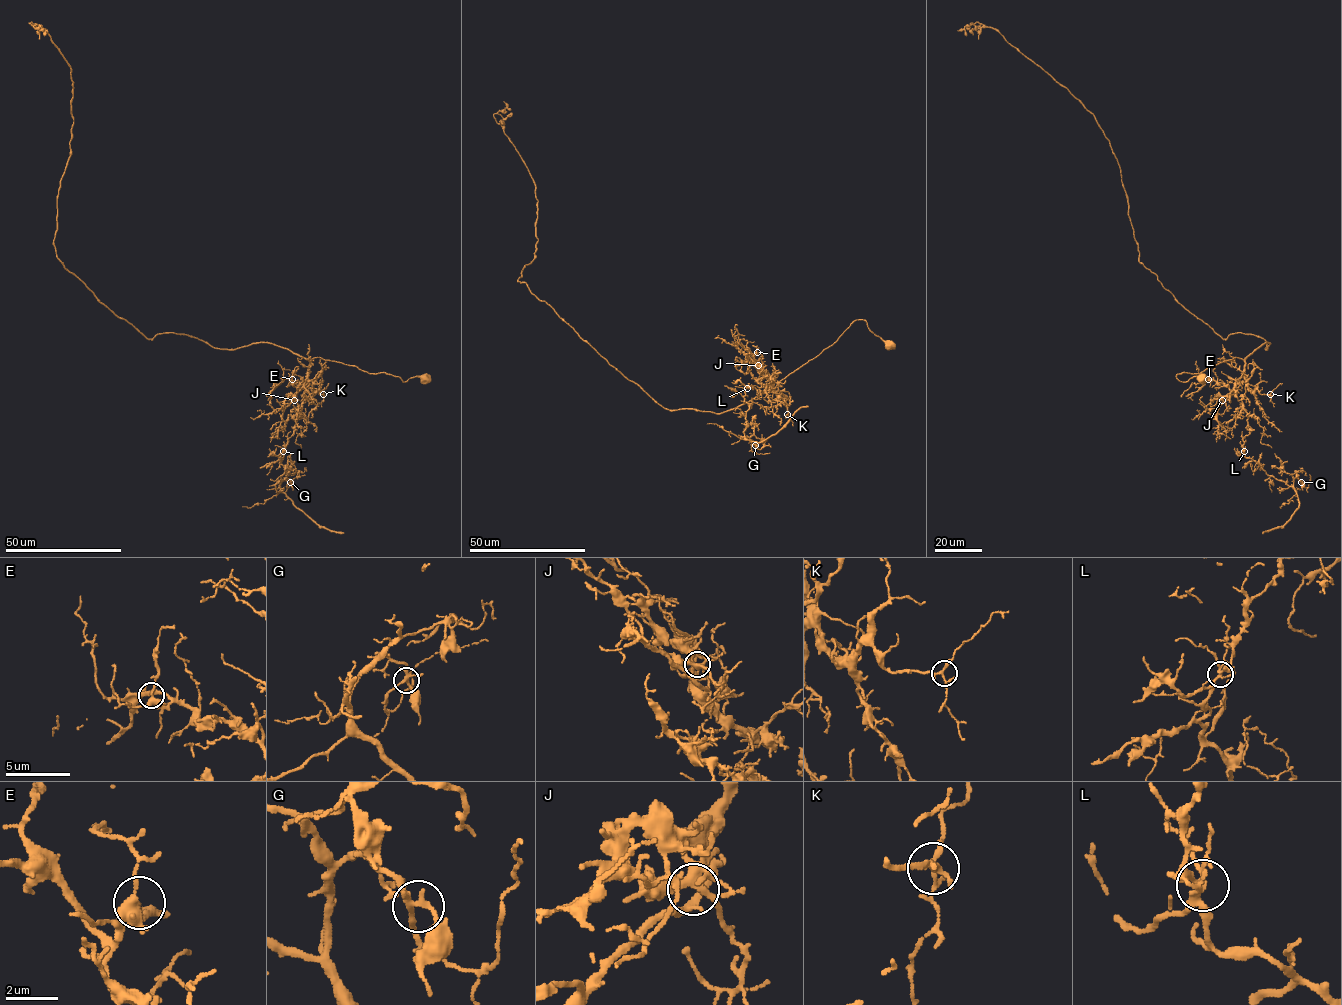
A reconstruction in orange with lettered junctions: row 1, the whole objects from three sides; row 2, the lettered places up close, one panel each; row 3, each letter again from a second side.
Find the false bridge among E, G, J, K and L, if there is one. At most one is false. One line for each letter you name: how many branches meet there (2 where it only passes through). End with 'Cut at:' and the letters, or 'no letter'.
L: 6 branches meet
Cut at: L

